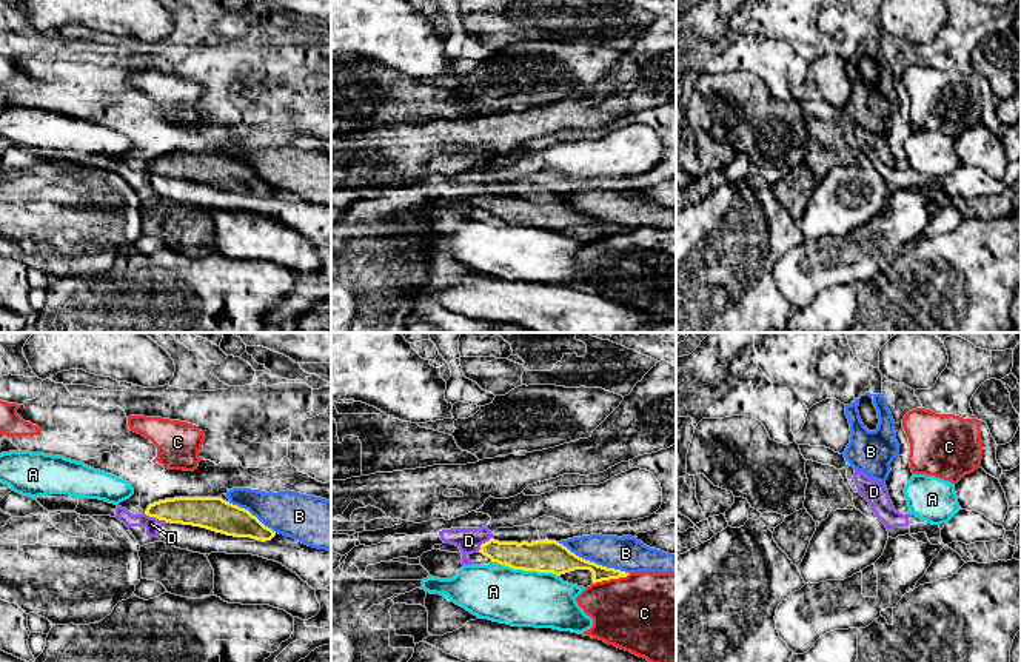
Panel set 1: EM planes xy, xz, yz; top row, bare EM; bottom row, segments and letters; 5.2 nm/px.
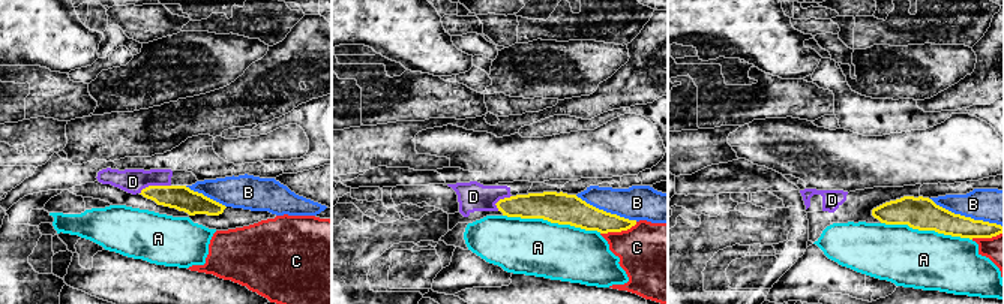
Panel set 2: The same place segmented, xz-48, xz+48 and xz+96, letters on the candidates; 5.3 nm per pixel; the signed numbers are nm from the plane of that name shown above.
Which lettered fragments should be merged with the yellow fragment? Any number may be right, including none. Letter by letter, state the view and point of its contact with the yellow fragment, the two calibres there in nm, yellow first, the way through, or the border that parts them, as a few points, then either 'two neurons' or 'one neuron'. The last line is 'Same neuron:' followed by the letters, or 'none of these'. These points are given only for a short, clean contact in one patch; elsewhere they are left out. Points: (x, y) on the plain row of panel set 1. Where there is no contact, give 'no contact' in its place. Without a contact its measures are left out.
A: xz (524, 225) | 180/300 nm | two neurons
B: xz (593, 217) | 180/180 nm | two neurons
C: xz (612, 233) | 110/420 nm | two neurons
D: xy (156, 173) | 160/80 nm | across xy (199, 167), (162, 167), (156, 173), (151, 179) | one neuron
Same neuron: D

